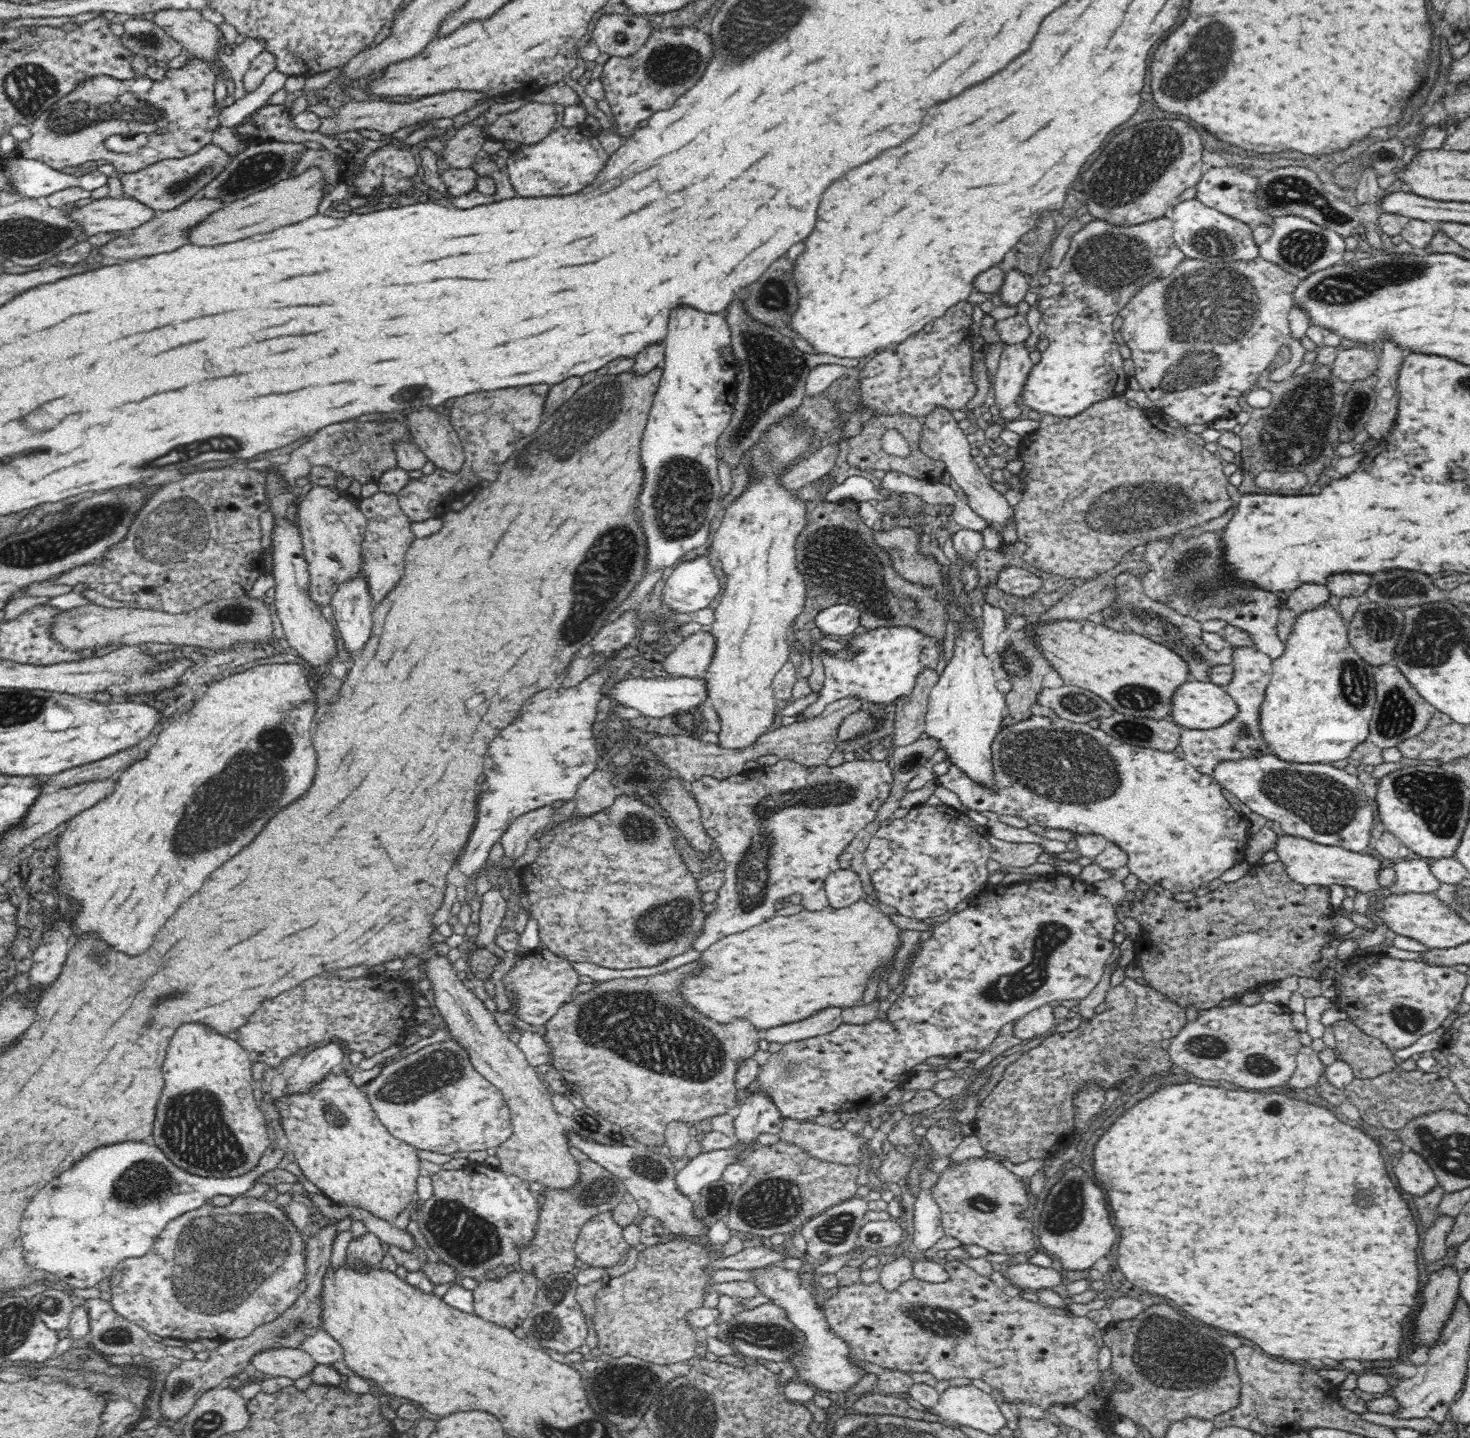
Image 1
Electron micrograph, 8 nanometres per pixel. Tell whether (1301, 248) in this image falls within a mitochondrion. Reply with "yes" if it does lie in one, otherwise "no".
yes

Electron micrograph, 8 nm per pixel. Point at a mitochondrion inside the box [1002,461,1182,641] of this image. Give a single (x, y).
(1153, 624)

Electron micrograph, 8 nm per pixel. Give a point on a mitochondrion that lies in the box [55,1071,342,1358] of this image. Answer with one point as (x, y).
(217, 1263)

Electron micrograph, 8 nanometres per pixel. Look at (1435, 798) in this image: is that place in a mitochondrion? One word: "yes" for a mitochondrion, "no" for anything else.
yes

